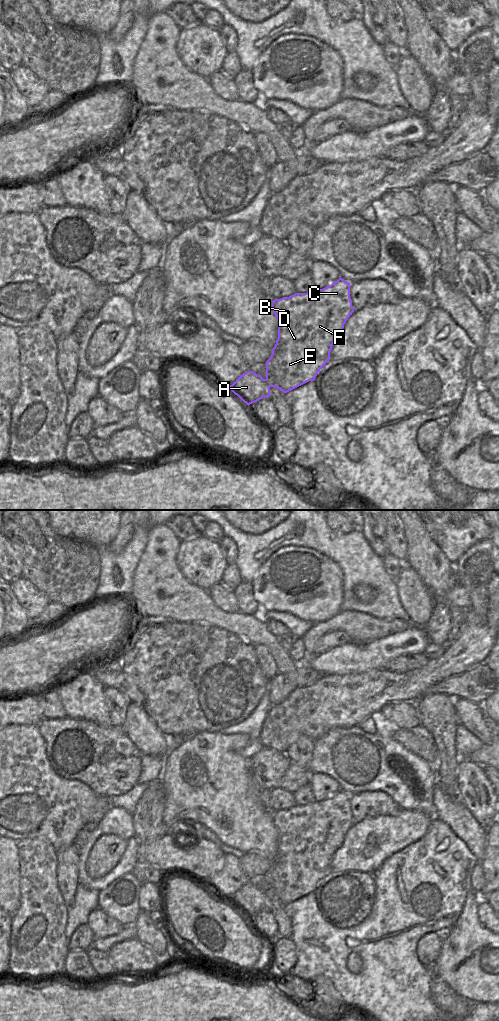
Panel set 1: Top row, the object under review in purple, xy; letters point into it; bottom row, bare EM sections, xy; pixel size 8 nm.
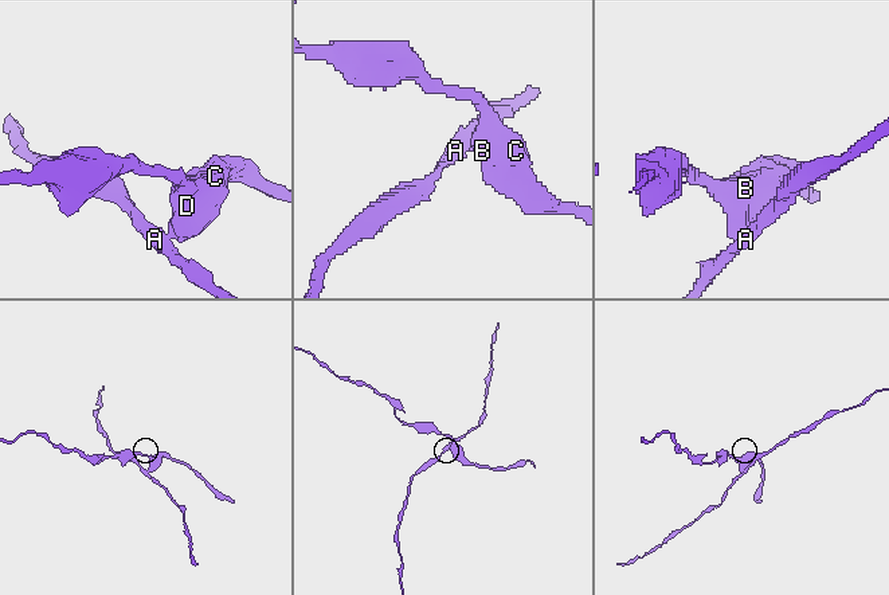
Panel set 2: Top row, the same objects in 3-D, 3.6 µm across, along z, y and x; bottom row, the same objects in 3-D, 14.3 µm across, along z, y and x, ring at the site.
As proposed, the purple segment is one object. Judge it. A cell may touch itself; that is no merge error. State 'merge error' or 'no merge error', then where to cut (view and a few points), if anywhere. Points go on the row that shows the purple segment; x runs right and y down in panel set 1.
merge error; cut xy (265, 379), (270, 386)

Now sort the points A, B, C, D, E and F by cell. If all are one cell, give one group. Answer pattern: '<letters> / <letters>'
A / B C D E F

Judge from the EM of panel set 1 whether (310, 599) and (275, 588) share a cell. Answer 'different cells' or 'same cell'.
same cell

